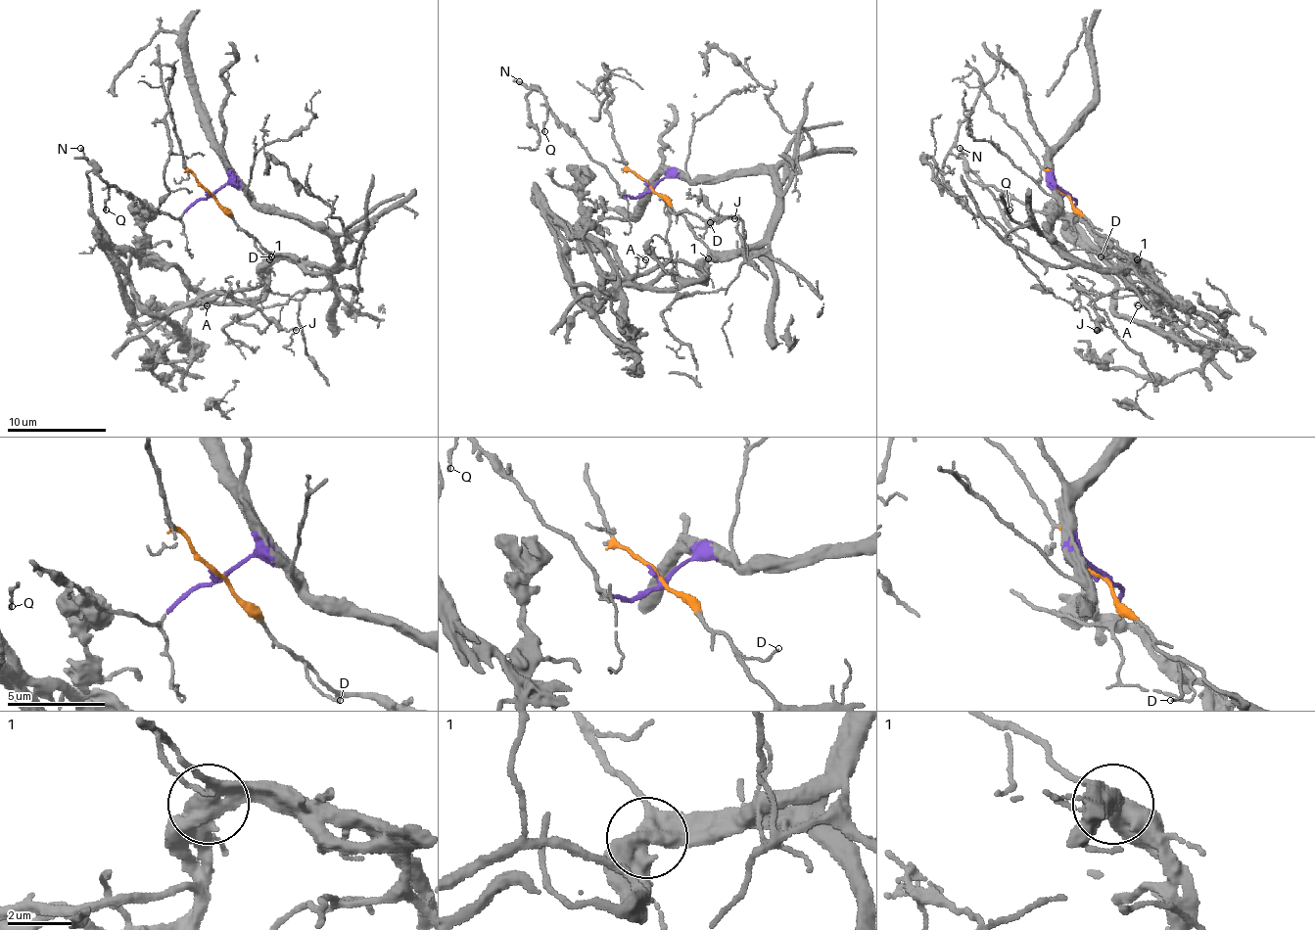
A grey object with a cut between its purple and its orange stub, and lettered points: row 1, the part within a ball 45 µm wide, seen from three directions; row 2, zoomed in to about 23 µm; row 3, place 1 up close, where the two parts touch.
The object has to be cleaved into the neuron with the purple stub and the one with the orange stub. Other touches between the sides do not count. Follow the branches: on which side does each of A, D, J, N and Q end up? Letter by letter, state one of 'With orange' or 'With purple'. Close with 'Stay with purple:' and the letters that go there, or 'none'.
A: With orange
D: With orange
J: With orange
N: With purple
Q: With purple
Stay with purple: N, Q

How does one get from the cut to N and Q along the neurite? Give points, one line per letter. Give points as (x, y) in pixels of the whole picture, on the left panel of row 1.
N: (210, 195), (179, 217), (172, 217), (127, 198), (115, 185), (107, 182), (79, 148)
Q: (210, 195), (179, 217), (172, 217), (113, 187), (105, 209)

